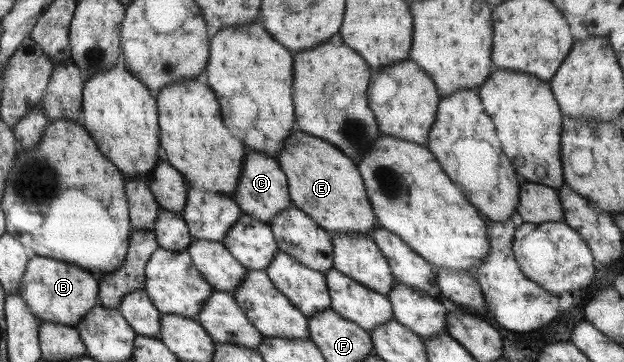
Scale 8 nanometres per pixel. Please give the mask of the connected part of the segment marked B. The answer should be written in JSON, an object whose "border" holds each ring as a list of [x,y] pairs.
{"border":[[[35,255],[27,261],[18,294],[34,317],[74,328],[84,315],[98,304],[97,280],[97,276],[72,264]]]}

